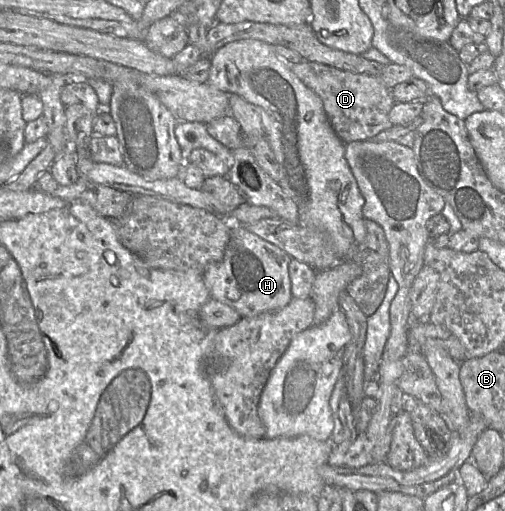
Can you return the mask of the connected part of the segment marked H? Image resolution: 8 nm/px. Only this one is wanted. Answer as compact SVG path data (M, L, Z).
M229 221L230 240L223 259L209 264L203 271L210 299L235 309L241 318L254 317L284 308L292 299L289 255L276 245L248 231L243 224Z

